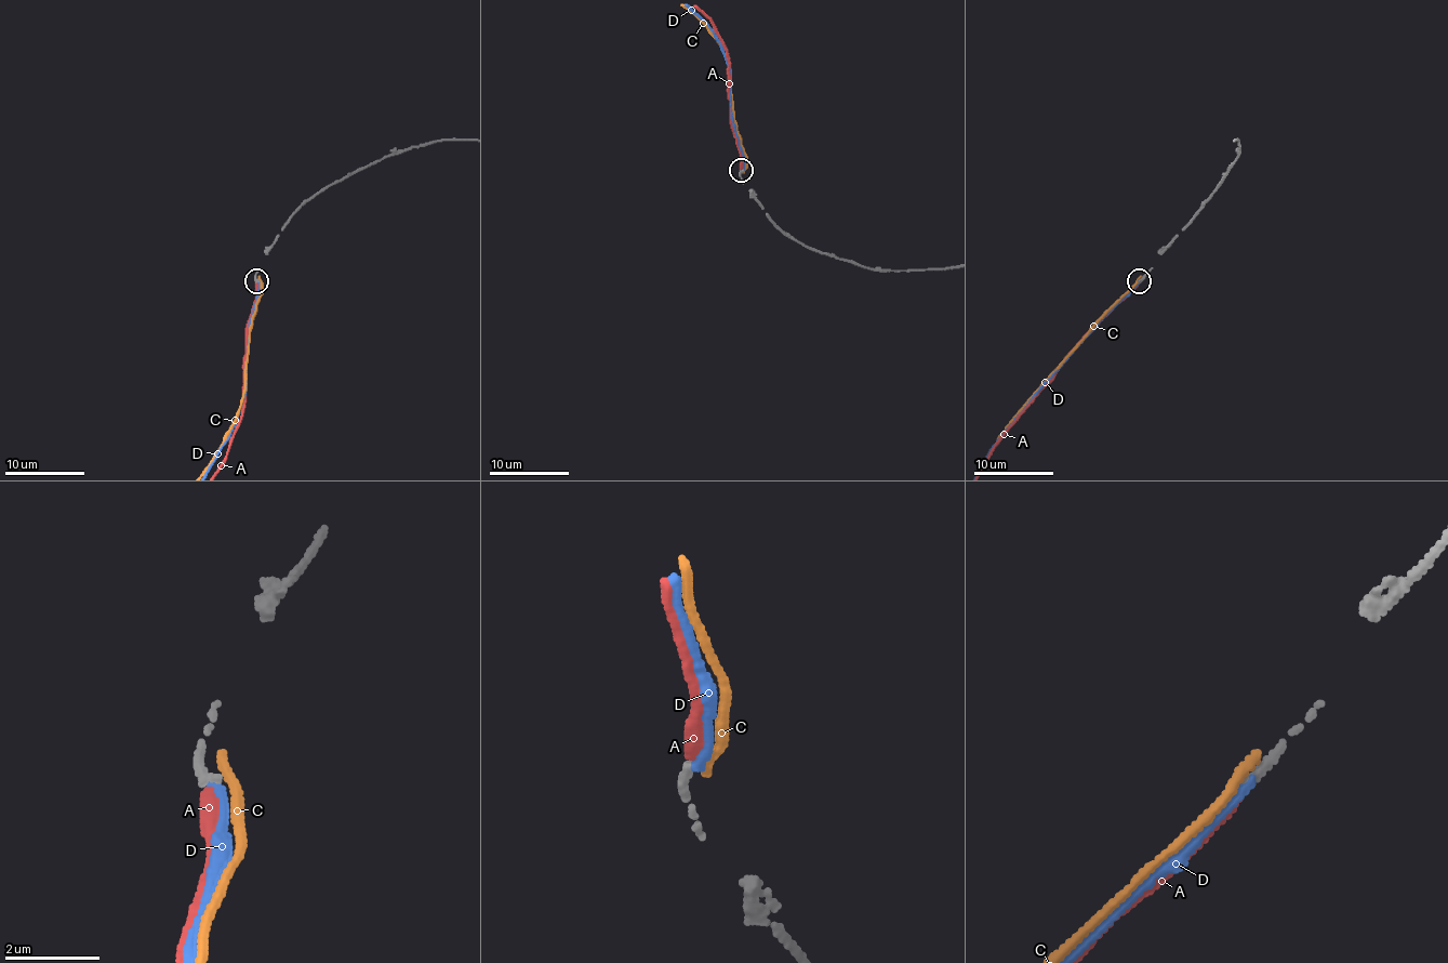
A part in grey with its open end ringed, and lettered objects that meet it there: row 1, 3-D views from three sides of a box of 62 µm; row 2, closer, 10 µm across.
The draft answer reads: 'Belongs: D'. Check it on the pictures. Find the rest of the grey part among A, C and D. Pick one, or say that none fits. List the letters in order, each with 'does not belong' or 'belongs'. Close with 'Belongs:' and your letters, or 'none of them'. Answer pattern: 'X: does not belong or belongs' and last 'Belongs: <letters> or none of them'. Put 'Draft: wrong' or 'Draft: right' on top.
Draft: wrong
A: belongs
C: does not belong
D: does not belong
Belongs: A

